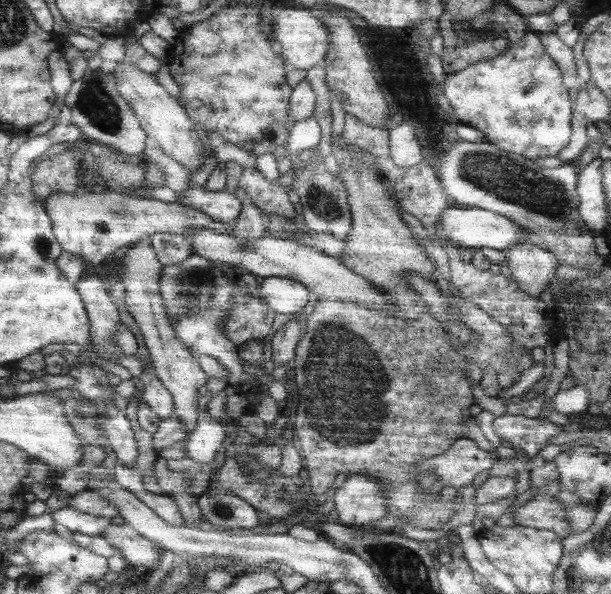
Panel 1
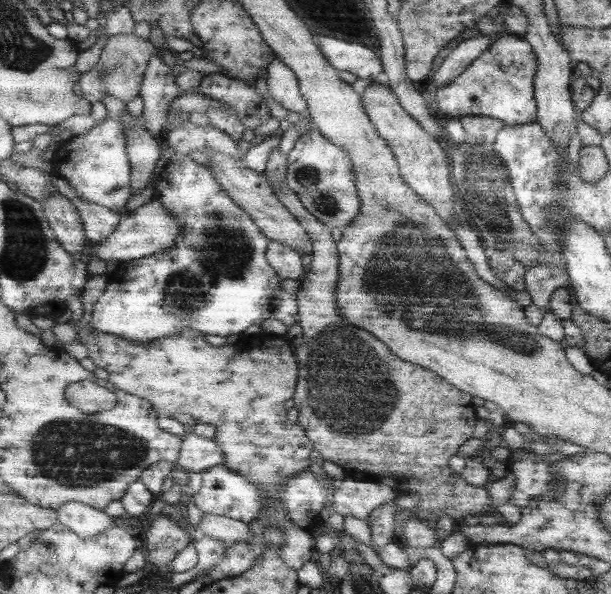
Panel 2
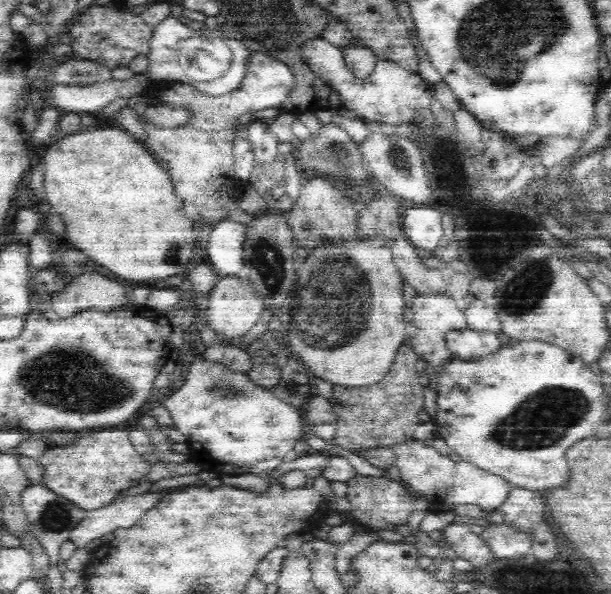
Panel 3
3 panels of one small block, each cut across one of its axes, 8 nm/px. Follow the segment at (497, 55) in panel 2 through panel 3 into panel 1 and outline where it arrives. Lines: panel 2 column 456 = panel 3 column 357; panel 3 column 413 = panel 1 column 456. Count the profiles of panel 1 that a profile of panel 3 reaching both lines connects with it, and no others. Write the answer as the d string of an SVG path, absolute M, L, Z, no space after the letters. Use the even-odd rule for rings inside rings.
M536 32L526 33L520 41L511 43L503 54L491 60L480 60L459 72L446 74L442 82L442 92L448 104L452 106L458 124L480 129L487 142L496 148L522 155L530 160L558 156L570 142L573 105L568 90L560 68L546 54Z

